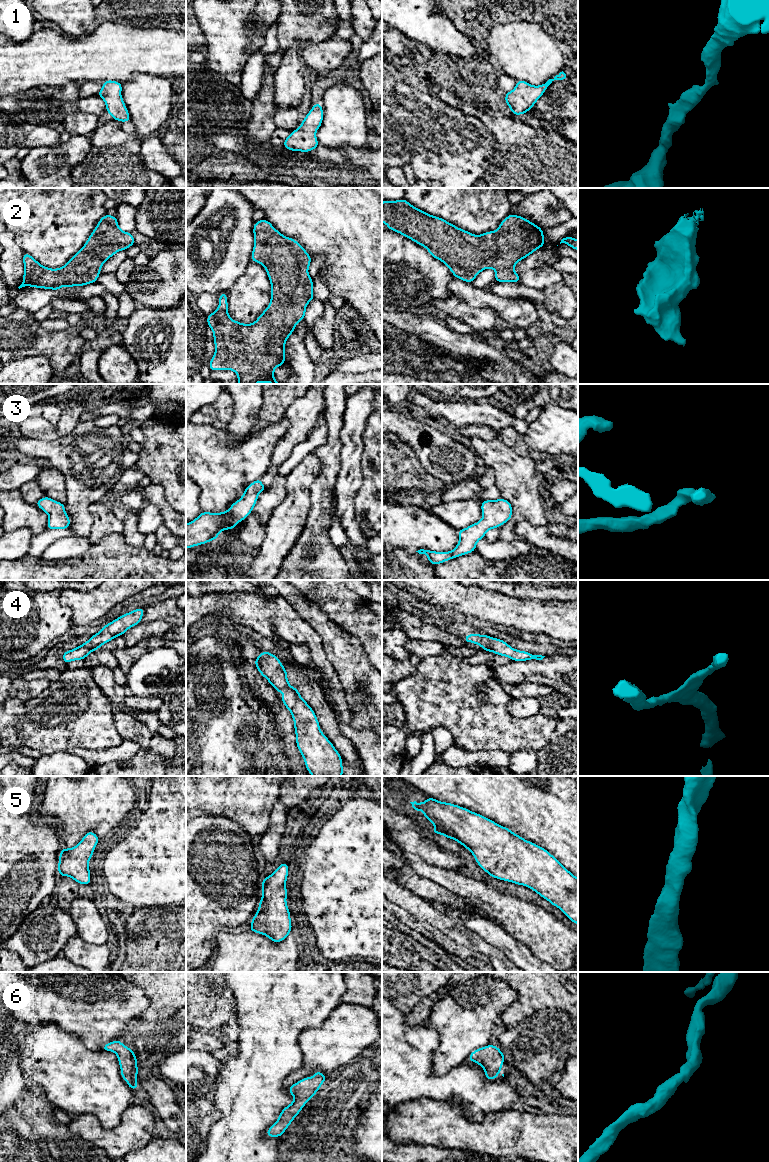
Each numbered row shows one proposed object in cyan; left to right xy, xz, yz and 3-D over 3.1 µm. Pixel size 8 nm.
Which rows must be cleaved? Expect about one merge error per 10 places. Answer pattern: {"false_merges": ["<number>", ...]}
{"false_merges": []}

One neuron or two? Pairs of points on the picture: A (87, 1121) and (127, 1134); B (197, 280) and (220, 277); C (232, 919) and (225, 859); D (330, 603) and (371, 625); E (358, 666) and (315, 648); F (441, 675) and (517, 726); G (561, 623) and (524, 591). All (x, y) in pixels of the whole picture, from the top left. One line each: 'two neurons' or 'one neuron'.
A: one neuron
B: one neuron
C: one neuron
D: one neuron
E: two neurons
F: one neuron
G: two neurons

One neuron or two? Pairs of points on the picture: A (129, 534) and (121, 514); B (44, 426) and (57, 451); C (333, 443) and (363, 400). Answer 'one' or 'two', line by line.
A: one
B: two
C: two

